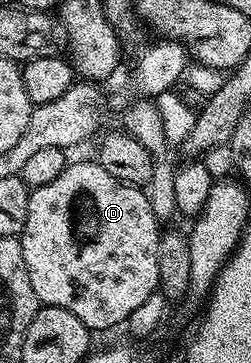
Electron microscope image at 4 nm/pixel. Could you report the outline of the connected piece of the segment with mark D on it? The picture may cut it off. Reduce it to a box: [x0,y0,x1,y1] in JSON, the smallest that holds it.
[20,161,160,329]

